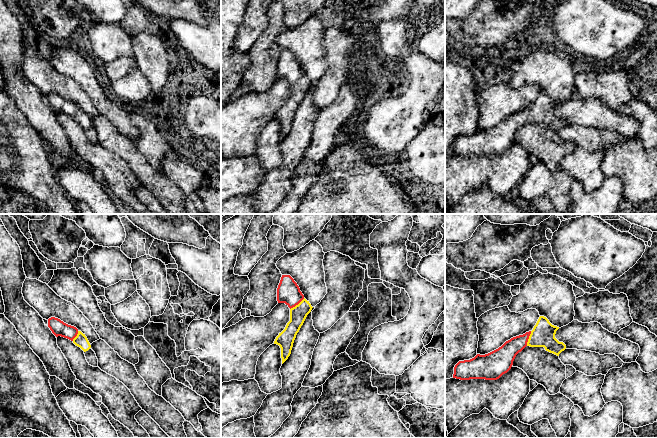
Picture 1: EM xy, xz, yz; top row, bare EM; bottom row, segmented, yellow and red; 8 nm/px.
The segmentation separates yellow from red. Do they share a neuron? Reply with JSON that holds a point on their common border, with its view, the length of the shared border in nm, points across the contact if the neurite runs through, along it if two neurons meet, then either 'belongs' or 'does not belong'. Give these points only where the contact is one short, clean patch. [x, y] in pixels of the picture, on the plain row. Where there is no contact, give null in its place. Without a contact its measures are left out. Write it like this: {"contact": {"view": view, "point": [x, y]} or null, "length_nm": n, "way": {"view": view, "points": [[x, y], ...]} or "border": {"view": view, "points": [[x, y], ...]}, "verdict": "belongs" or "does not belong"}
{"contact": {"view": "yz", "point": [529, 114]}, "length_nm": 130, "way": {"view": "yz", "points": [[543, 110], [536, 114], [529, 114], [516, 120], [504, 132]]}, "verdict": "belongs"}

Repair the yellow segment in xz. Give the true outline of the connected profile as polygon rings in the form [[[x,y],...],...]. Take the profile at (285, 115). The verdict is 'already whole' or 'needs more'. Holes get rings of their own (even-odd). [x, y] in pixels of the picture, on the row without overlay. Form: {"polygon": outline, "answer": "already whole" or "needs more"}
{"polygon": [[[282,51],[277,64],[277,77],[290,84],[290,97],[274,117],[281,124],[283,140],[290,132],[296,111],[313,83],[290,51]]], "answer": "needs more"}

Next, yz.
{"polygon": [[[540,92],[532,107],[511,114],[488,130],[477,130],[470,136],[459,137],[454,143],[453,154],[497,156],[511,145],[516,131],[526,122],[544,123],[559,132],[566,121],[555,114],[558,105],[546,93]]], "answer": "needs more"}

